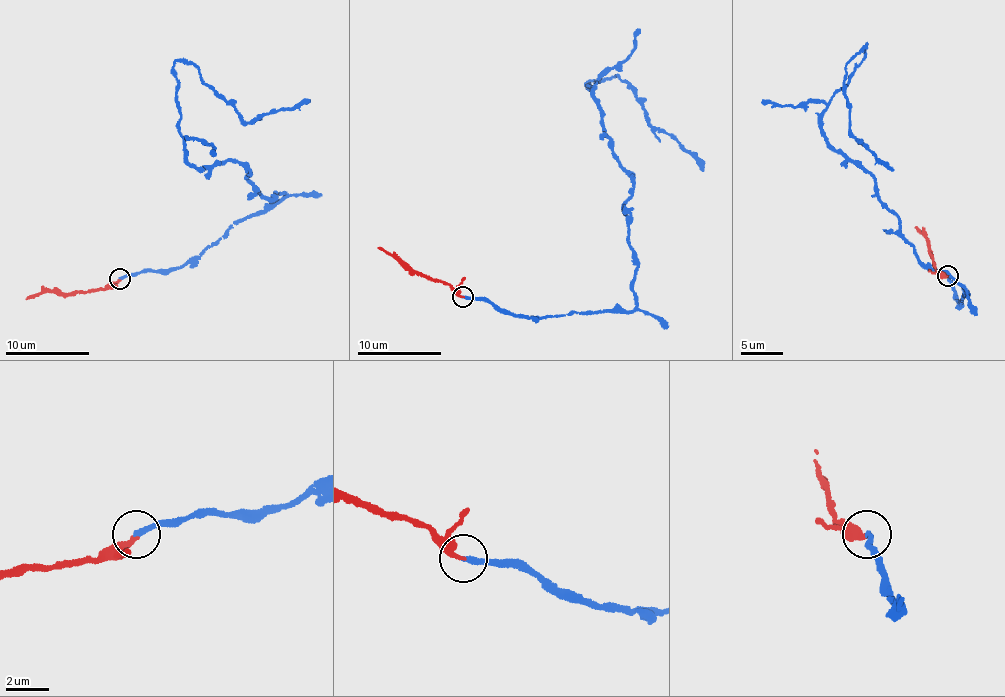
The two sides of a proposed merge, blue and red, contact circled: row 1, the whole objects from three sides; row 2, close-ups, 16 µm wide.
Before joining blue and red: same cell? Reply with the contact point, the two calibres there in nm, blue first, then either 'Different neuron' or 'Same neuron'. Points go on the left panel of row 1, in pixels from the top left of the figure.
Place: (120, 279). Thickness 240 nm (blue) against 240 nm. Same neuron

